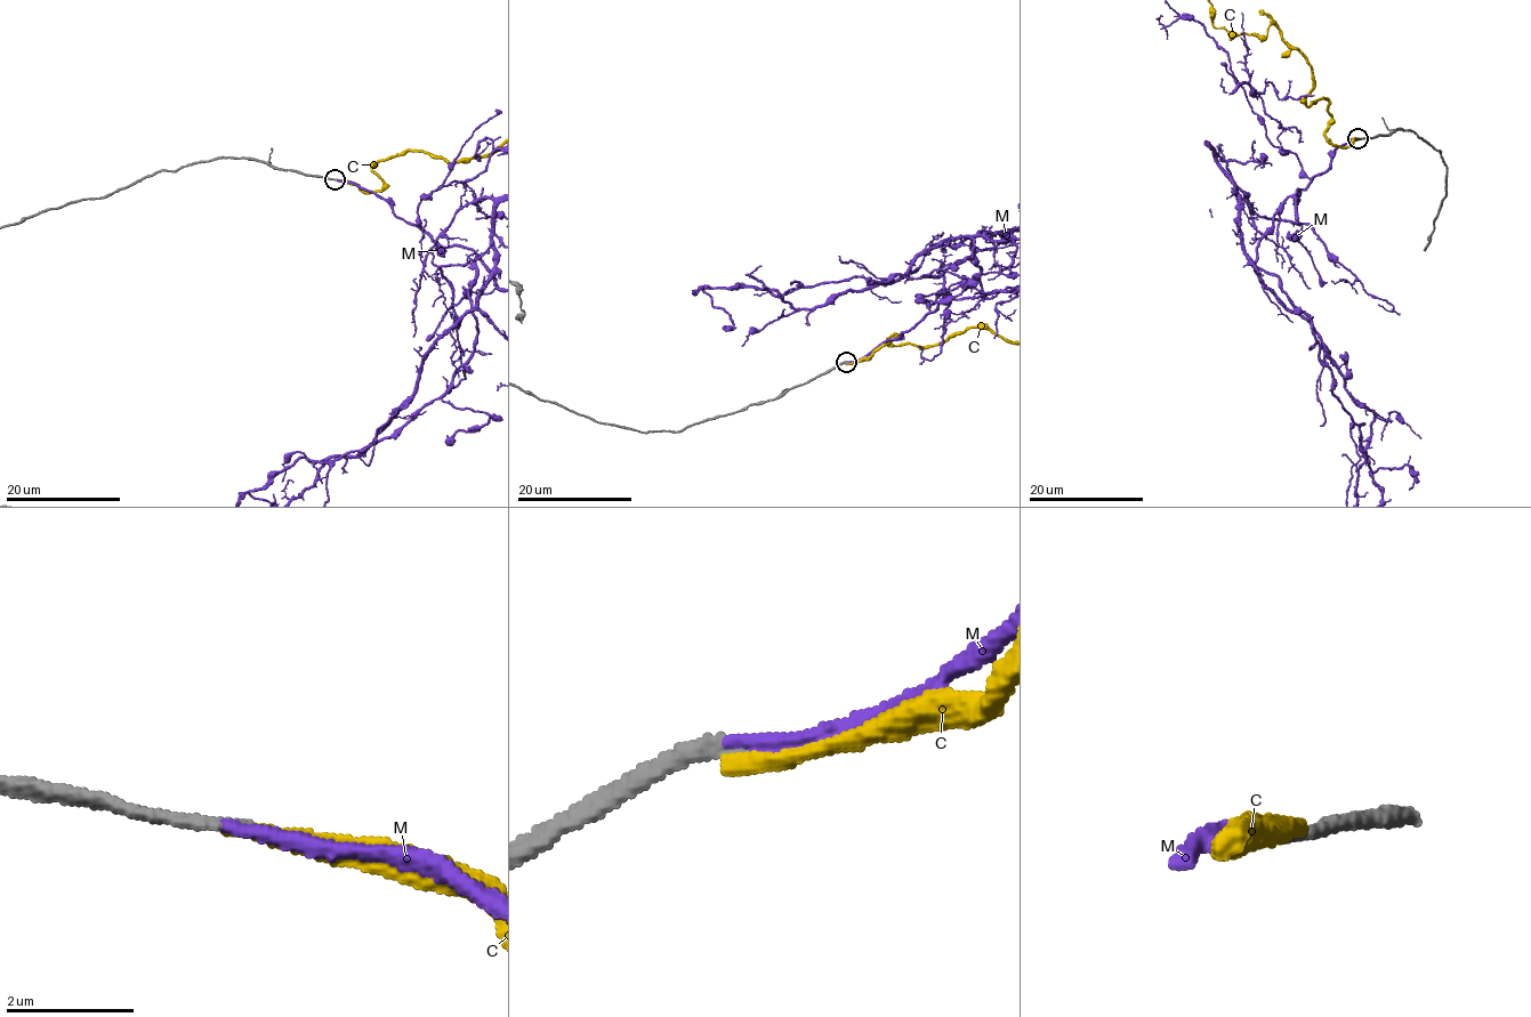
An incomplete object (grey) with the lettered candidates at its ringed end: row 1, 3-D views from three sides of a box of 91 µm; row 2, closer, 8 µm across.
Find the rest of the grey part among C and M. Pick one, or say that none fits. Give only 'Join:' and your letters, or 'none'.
Join: M

